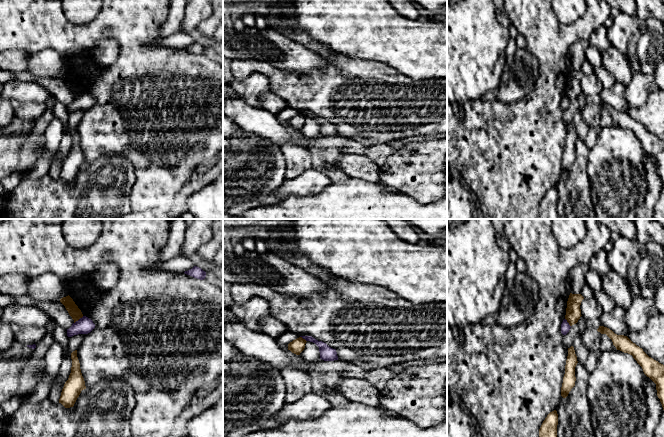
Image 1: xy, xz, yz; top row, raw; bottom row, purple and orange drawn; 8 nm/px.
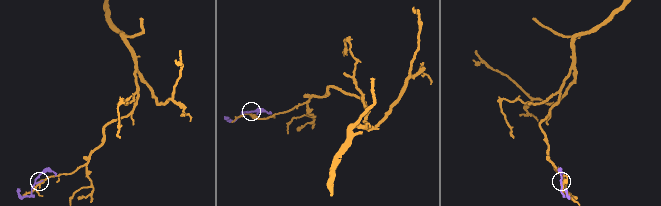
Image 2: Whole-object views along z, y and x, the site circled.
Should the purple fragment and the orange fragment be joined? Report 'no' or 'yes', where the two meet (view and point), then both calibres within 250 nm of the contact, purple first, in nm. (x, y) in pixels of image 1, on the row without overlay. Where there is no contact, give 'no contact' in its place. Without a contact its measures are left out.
no; contact xy (79, 95); calibres 140 and 90 nm

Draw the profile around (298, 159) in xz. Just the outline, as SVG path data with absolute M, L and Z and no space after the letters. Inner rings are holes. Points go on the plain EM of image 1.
M287 142L278 147L286 159L286 179L295 179L303 172L313 168L313 150Z

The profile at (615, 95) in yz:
M619 82L611 87L603 88L598 98L600 102L609 104L617 111L625 112L626 110L625 85Z

